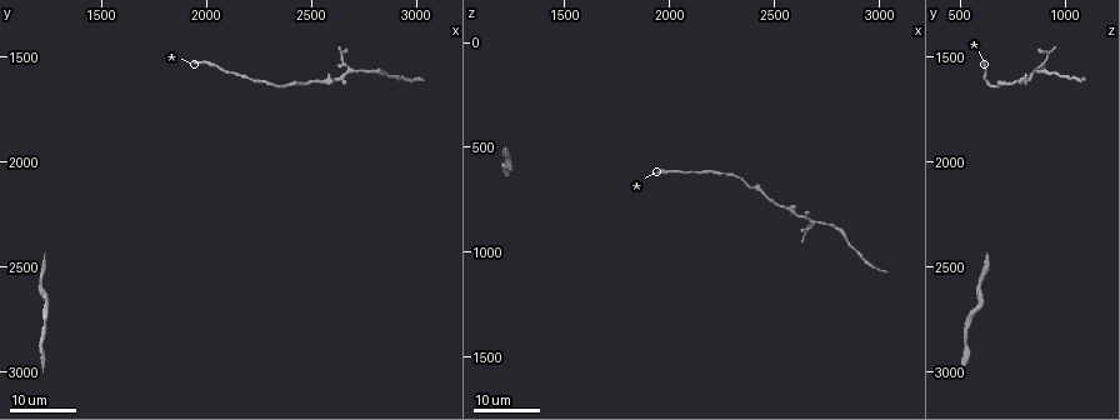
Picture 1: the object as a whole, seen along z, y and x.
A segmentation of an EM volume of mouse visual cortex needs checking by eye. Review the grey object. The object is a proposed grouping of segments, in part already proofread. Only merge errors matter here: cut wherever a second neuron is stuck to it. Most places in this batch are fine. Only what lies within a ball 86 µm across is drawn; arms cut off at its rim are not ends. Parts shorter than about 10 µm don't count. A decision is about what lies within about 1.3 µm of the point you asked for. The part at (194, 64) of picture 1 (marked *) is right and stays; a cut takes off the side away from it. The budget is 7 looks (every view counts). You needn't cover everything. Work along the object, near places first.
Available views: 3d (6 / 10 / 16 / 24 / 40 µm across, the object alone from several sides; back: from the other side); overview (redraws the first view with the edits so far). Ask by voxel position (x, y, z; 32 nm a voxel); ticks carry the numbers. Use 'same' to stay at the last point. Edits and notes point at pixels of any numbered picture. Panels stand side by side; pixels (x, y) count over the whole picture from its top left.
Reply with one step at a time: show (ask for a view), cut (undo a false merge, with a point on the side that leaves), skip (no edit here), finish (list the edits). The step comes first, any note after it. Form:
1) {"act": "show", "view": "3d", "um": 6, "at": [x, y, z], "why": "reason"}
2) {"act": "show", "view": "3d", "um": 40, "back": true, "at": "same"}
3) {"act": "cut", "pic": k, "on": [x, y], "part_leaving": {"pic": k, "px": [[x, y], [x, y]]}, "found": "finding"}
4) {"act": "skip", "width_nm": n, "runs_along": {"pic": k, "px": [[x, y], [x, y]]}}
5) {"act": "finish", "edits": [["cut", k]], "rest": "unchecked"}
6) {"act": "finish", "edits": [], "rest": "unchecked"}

{"act": "show", "view": "3d", "um": 24, "at": [2380, 1630, 680], "why": "sudden change in width"}

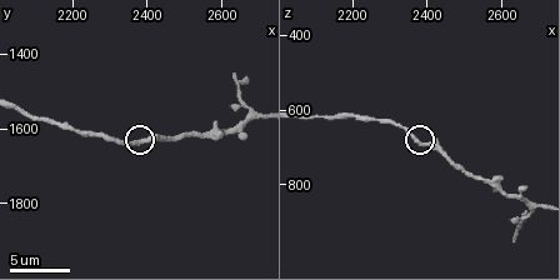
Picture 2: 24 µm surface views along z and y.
{"act": "show", "view": "3d", "um": 6, "at": [2390, 1640, 690], "why": "closer look"}

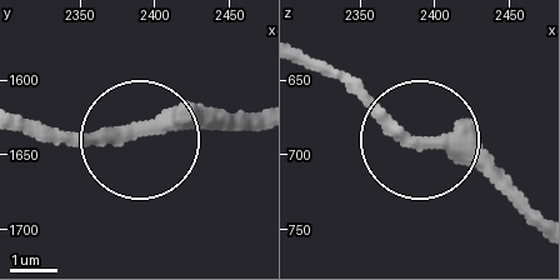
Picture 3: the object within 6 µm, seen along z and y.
{"act": "skip", "width_nm": 320, "runs_along": {"pic": 3, "px": [[29, 120], [76, 136], [256, 125]]}, "found": "one neuron here"}

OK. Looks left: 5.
{"act": "show", "view": "3d", "um": 10, "at": [2250, 1610, 620], "why": "narrows sharply"}

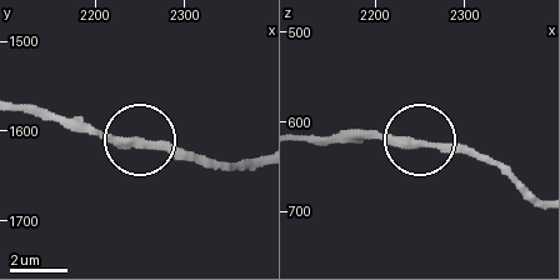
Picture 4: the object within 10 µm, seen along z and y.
{"act": "show", "view": "3d", "um": 6, "at": [2260, 1615, 625]}

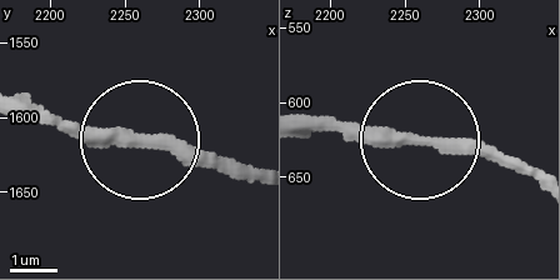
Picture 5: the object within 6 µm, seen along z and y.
{"act": "skip", "found": "continuous, no second neuron"}

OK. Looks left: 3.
{"act": "show", "view": "3d", "um": 6, "at": [2550, 1620, 780], "why": "calibre changes"}

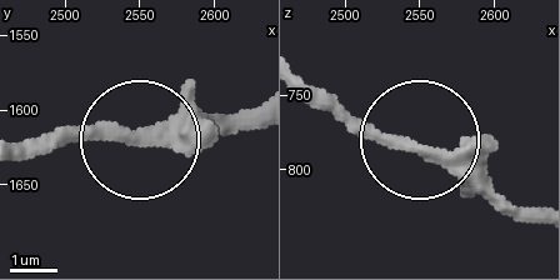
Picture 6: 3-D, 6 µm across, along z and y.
{"act": "skip", "runs_along": {"pic": 6, "px": [[29, 154], [228, 130]]}, "found": "continuous, no second neuron"}

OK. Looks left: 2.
{"act": "show", "view": "3d", "um": 10, "at": [2680, 1570, 860], "why": "small branch off a trunk"}

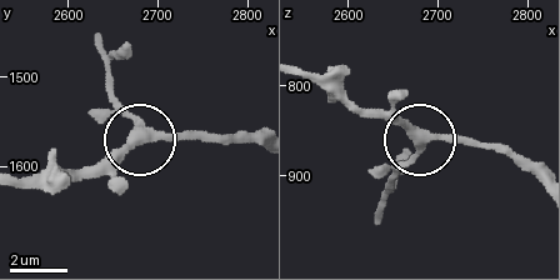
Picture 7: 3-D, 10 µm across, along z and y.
{"act": "show", "view": "3d", "um": 6, "at": [2680, 1570, 860]}

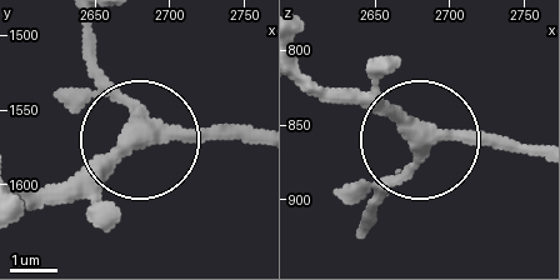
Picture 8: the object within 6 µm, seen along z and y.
{"act": "skip", "runs_along": {"pic": 8, "px": [[306, 74], [365, 94], [425, 141], [498, 134], [533, 145]]}, "found": "all the same neuron"}

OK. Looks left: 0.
{"act": "finish", "edits": [], "rest": "unchecked"}

